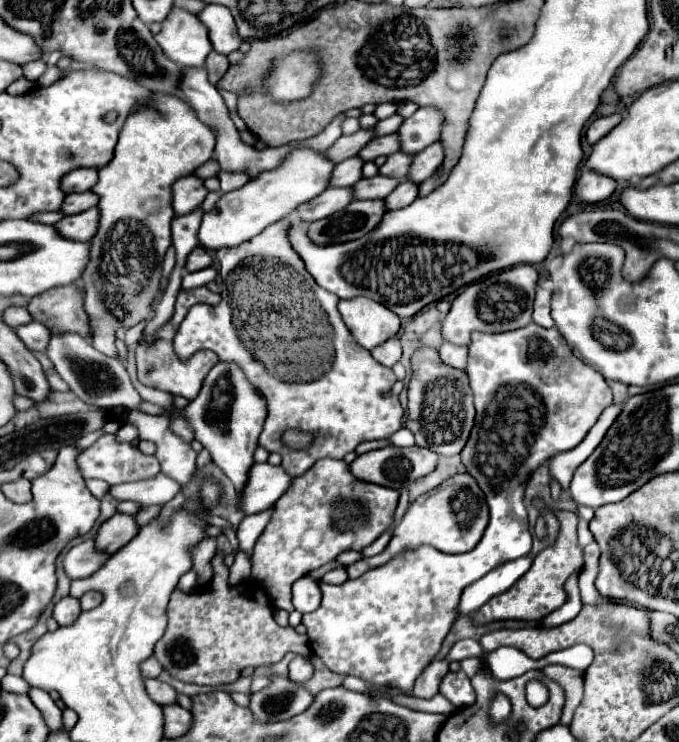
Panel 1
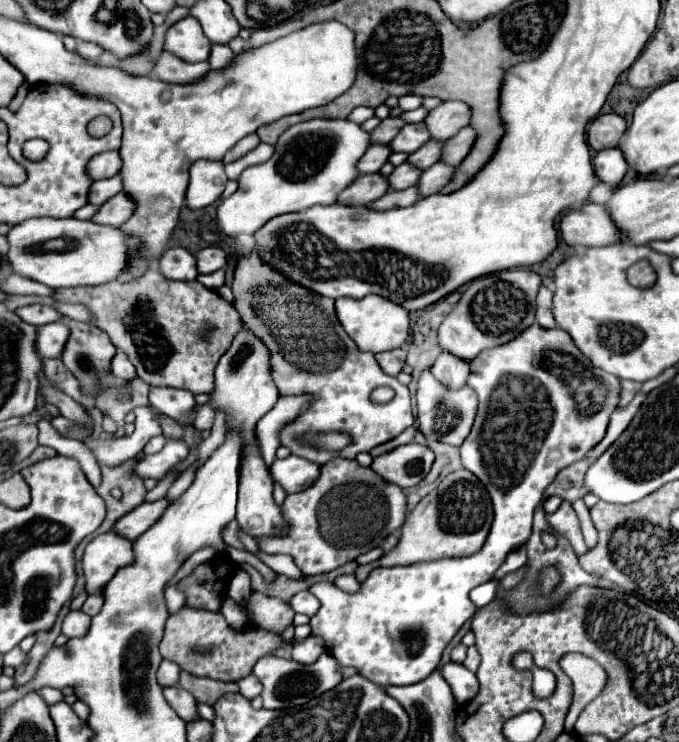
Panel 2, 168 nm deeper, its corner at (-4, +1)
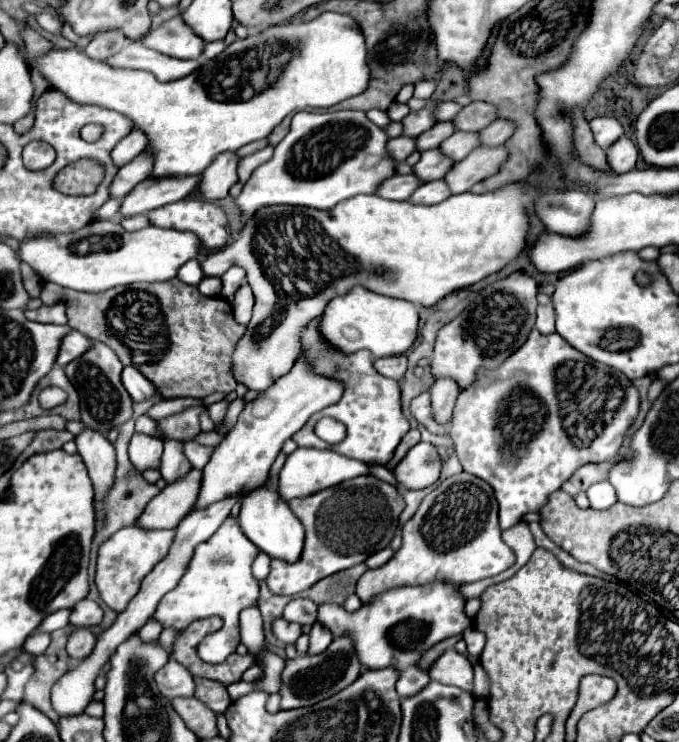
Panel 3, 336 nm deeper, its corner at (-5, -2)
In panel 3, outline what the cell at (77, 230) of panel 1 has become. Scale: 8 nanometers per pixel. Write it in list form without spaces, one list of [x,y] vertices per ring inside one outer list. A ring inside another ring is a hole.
[[[176,176],[176,178],[148,178],[142,180],[132,192],[122,200],[118,218],[132,218],[138,214],[148,214],[150,210],[162,208],[166,204],[186,198],[196,190],[200,176]]]

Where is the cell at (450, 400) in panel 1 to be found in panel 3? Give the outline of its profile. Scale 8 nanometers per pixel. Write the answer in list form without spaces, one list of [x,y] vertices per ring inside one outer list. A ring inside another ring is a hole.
[[[422,392],[420,396],[416,396],[410,404],[410,410],[412,410],[412,416],[418,420],[418,424],[426,426],[432,434],[448,434],[448,424],[438,424],[434,420],[434,414],[432,414],[432,408],[430,408],[430,394],[428,392]]]

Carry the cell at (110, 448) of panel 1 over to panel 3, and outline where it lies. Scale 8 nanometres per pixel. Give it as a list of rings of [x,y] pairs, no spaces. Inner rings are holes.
[[[184,442],[184,454],[192,462],[192,466],[198,468],[198,470],[202,470],[206,466],[206,462],[212,456],[212,452],[214,450],[210,446],[200,446],[196,442]]]

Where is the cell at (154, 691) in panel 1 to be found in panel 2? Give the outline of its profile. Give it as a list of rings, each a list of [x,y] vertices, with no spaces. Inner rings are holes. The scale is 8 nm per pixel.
[[[165,687],[163,689],[163,695],[165,695],[167,703],[175,709],[175,713],[181,715],[183,721],[191,723],[191,721],[201,719],[199,717],[199,711],[197,711],[195,697],[189,691],[185,691],[183,687]]]

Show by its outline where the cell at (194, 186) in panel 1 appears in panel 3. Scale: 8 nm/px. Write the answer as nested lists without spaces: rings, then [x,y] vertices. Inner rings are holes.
[[[224,152],[210,162],[206,172],[202,172],[198,184],[198,192],[202,200],[216,202],[228,196],[230,186],[238,182],[238,174],[236,174],[238,160],[240,158],[234,152]]]

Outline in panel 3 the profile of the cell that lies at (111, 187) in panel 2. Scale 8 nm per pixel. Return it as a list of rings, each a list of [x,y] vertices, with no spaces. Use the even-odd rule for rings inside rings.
[[[142,152],[138,158],[134,158],[132,162],[128,162],[118,170],[118,174],[110,184],[110,198],[124,198],[138,182],[150,176],[150,170],[152,170],[150,154]]]

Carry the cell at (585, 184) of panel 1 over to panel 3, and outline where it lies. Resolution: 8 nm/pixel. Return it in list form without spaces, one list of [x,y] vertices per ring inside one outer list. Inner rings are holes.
[[[622,136],[616,140],[616,144],[612,144],[606,150],[606,156],[608,156],[610,170],[614,174],[624,174],[624,172],[634,170],[636,160],[638,160],[638,148],[634,146],[634,142],[630,138]]]

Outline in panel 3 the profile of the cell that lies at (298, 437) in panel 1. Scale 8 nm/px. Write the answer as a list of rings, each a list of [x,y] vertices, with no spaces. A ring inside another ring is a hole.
[[[356,476],[336,484],[334,488],[316,492],[314,496],[288,500],[288,506],[306,530],[304,550],[294,564],[286,564],[286,560],[272,560],[266,582],[274,594],[296,596],[318,580],[334,572],[348,570],[364,562],[374,552],[386,548],[398,530],[396,522],[406,504],[396,486],[386,484],[374,476]],[[330,546],[338,546],[338,550]]]

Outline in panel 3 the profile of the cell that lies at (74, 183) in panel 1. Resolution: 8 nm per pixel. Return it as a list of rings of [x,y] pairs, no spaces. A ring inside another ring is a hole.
[[[134,130],[134,132],[130,132],[130,136],[124,136],[118,144],[116,144],[116,148],[114,148],[114,152],[112,152],[112,160],[114,160],[114,166],[124,166],[124,164],[128,164],[130,160],[134,160],[144,148],[146,148],[146,136],[142,134],[142,132],[138,132],[138,130]]]

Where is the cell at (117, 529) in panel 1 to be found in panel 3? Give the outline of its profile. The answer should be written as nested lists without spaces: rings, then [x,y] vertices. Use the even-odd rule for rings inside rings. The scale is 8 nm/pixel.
[[[192,468],[184,478],[168,484],[142,512],[136,526],[144,530],[164,530],[176,528],[178,522],[192,510],[198,490],[200,490],[202,472]]]

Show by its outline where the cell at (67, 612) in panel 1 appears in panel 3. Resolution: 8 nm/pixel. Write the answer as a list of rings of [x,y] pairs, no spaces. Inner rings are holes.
[[[76,628],[76,632],[70,634],[66,650],[72,658],[84,660],[94,650],[94,644],[96,644],[96,636],[88,628]]]

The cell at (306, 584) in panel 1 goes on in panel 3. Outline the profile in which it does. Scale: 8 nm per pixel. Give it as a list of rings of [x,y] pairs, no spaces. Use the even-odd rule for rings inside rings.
[[[294,598],[284,608],[282,618],[288,622],[298,622],[298,624],[314,624],[316,622],[316,610],[318,610],[318,606],[312,600]]]

